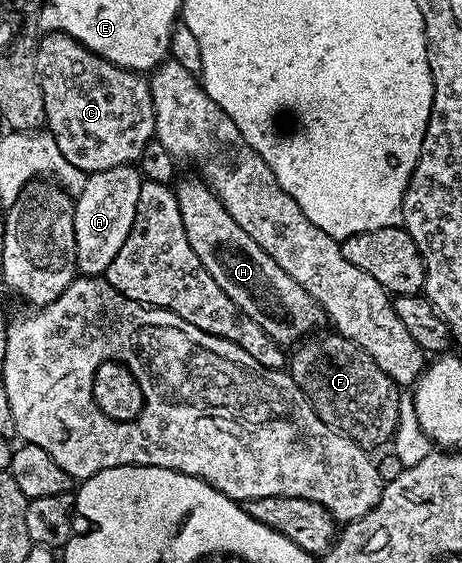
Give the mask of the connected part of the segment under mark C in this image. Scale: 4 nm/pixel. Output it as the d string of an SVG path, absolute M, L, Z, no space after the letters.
M48 31L41 37L43 39L39 41L38 48L32 51L32 58L34 60L34 68L38 74L38 80L40 81L40 89L44 93L45 126L50 134L53 135L56 145L60 145L60 153L64 153L64 157L68 157L68 161L72 165L76 165L78 171L87 173L113 169L116 166L124 166L126 164L137 164L138 158L142 155L144 145L154 138L154 106L152 105L152 93L150 92L149 82L137 71L129 71L123 67L117 67L116 64L102 59L84 45L80 45L80 41L68 37L63 31Z

